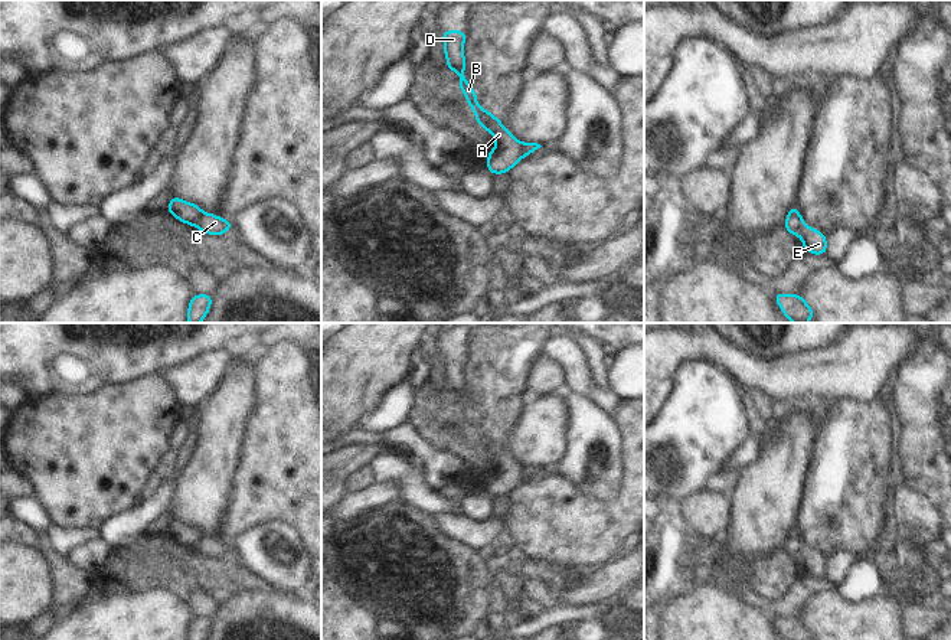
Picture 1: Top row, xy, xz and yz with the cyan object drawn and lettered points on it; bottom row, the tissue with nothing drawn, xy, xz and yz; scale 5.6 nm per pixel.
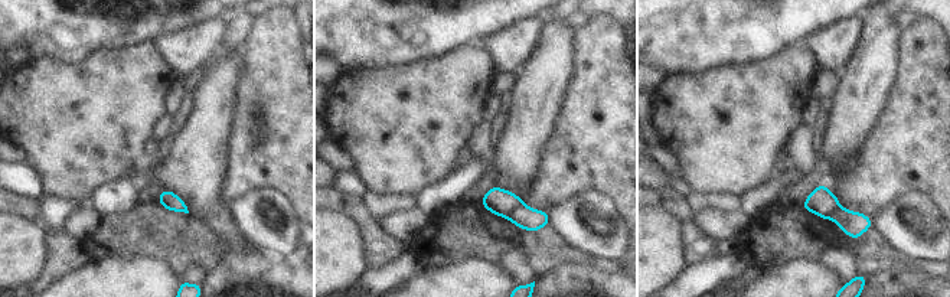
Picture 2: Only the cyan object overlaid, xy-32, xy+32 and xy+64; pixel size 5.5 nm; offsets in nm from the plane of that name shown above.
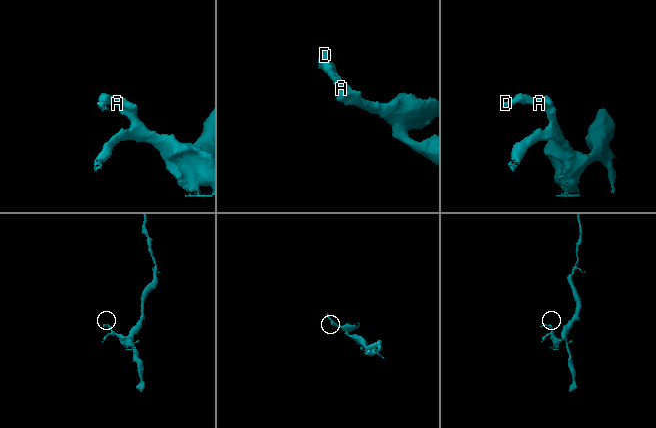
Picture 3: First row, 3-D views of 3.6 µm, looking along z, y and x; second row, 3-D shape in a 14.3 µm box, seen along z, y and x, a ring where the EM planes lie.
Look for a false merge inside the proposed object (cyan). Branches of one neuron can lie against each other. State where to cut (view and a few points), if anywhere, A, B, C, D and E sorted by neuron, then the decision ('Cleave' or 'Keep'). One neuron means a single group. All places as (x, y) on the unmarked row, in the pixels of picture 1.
Split along xy (202, 535), (193, 548). Groups: A B D / C E. Cleave

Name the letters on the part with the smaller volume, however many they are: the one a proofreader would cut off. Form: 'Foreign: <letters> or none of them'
Foreign: A, B, D

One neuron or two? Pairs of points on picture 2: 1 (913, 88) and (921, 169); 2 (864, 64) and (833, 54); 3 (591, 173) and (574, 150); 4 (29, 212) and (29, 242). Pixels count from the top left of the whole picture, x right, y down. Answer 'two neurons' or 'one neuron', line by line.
1: one neuron
2: two neurons
3: one neuron
4: two neurons

